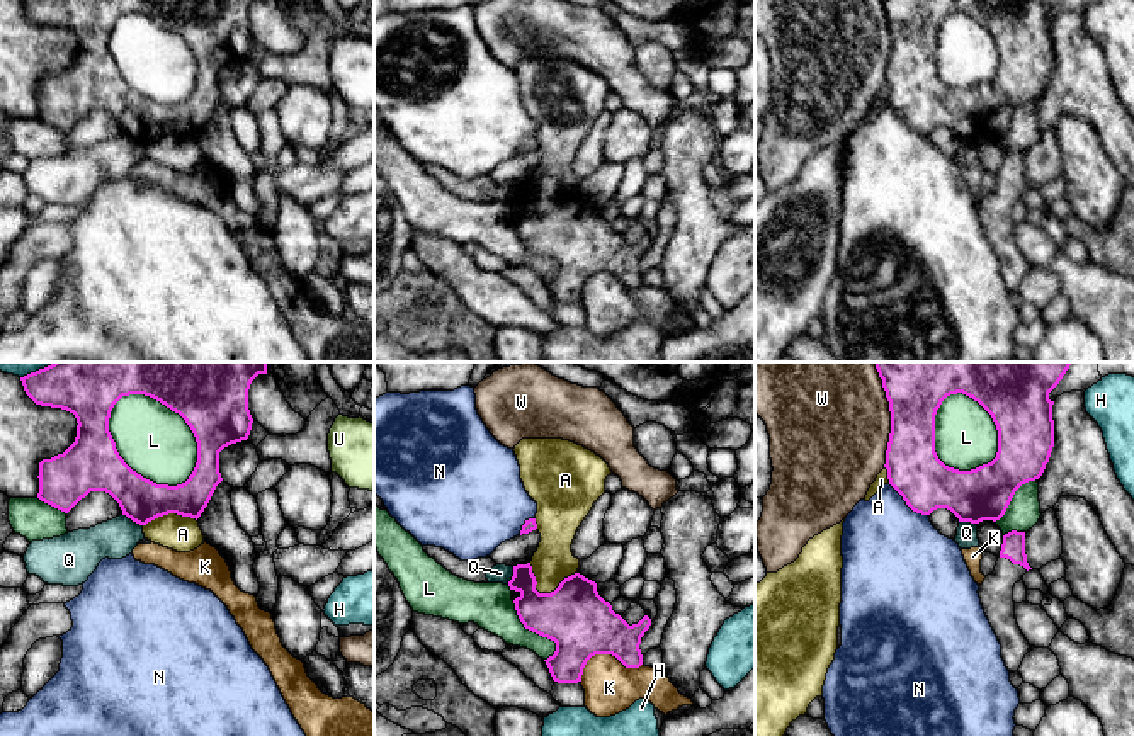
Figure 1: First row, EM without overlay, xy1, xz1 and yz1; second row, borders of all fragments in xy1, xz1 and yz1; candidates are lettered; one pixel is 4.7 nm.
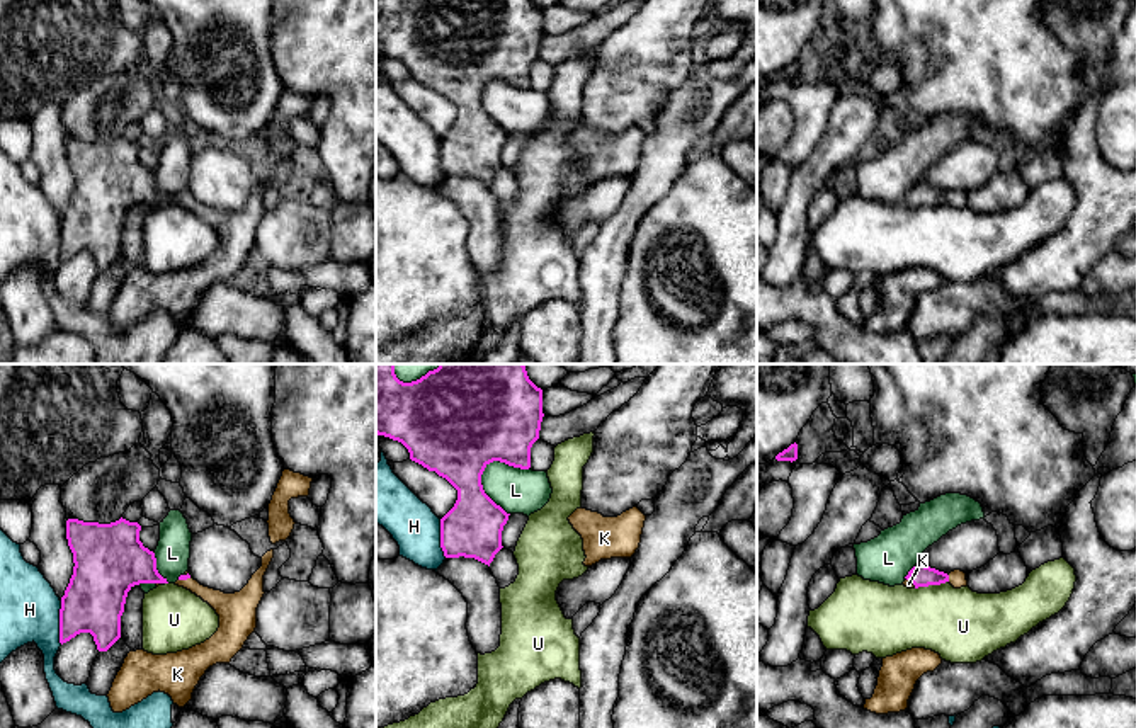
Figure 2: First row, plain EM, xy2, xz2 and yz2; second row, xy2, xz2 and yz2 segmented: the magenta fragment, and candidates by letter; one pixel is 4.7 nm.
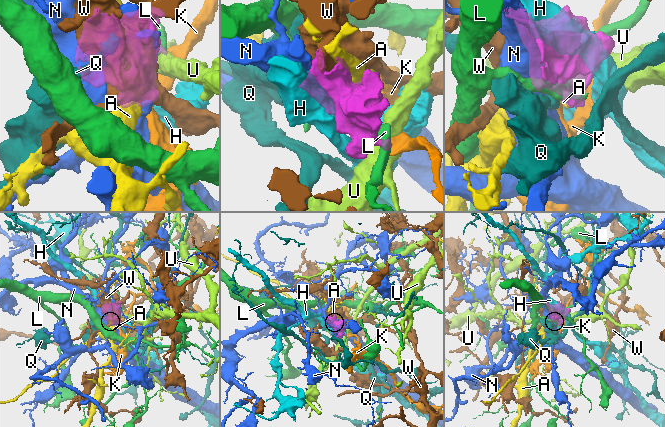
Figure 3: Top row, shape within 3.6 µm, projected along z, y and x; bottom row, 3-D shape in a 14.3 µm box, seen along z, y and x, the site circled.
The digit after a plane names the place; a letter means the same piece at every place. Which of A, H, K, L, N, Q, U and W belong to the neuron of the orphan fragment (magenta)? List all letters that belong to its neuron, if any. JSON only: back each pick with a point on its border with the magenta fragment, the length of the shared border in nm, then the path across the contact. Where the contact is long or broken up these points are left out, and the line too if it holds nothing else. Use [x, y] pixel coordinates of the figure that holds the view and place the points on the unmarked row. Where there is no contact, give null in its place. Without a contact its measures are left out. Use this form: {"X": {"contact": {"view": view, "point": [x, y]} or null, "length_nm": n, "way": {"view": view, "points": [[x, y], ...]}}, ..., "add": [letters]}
{"K": {"contact": {"view": "xz1", "point": [604, 272]}, "length_nm": 300}, "add": ["K"]}

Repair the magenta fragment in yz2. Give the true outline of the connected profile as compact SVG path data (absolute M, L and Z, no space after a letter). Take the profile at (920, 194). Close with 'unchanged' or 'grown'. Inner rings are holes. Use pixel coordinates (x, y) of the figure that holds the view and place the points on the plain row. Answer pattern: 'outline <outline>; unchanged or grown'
outline M925 184L913 185L905 196L903 204L908 208L918 208L929 204L940 204L946 201L949 201L954 208L961 208L968 204L966 192L961 189L954 189L947 194L944 191L939 191Z; grown

